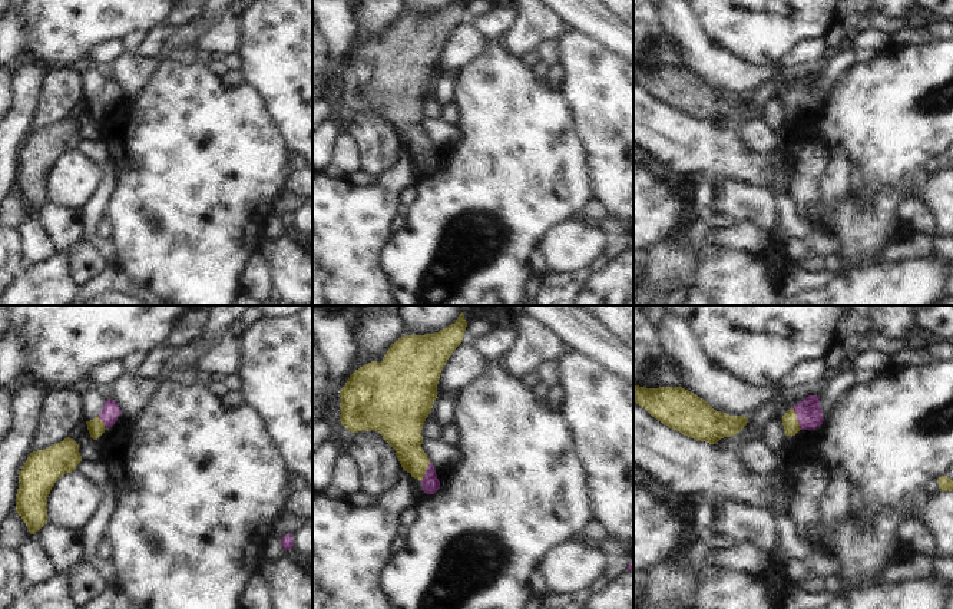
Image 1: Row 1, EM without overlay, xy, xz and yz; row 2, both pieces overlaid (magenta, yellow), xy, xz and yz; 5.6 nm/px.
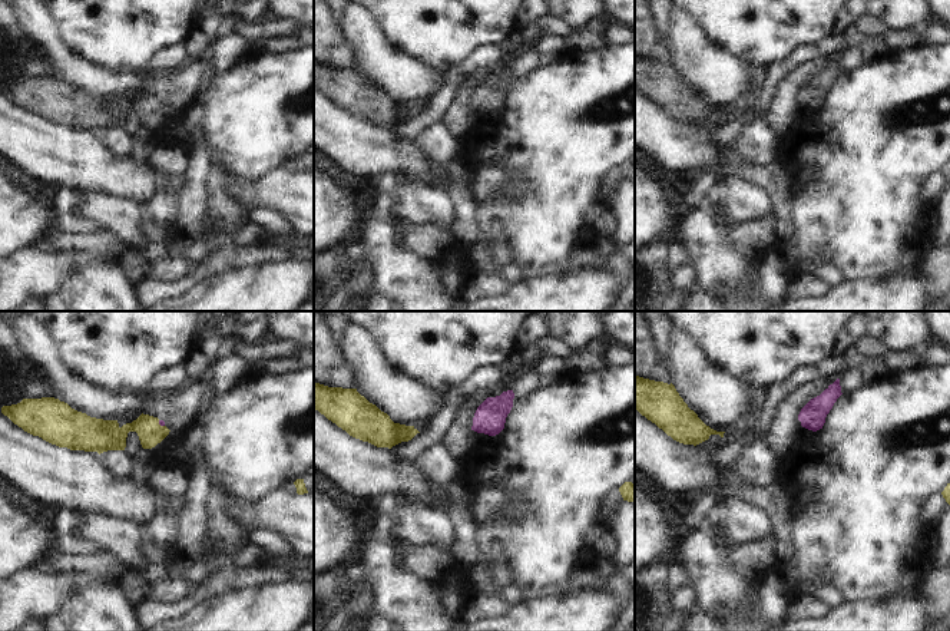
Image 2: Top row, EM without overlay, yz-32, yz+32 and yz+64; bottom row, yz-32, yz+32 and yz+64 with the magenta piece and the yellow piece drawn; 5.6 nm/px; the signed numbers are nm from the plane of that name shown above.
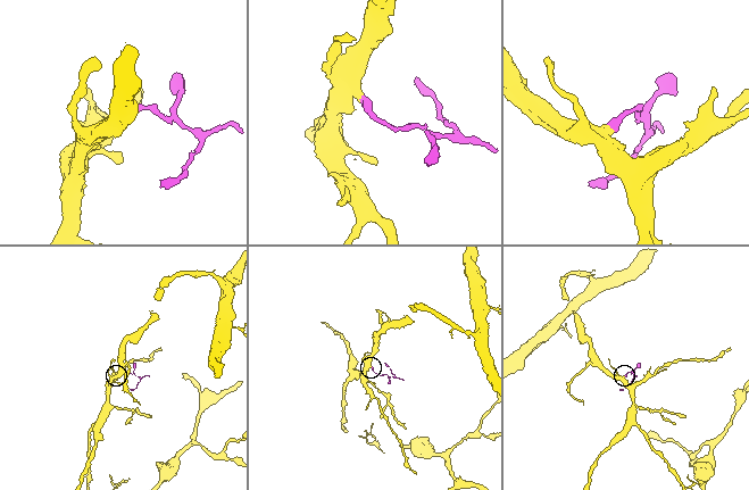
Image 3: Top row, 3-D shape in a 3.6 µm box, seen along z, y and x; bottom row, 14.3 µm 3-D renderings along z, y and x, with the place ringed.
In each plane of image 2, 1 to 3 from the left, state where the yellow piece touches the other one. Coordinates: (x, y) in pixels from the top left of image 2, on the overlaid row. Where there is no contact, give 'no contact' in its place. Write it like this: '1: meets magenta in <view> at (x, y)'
1: meets magenta in yz-32 at (161, 425)
2: no contact
3: no contact

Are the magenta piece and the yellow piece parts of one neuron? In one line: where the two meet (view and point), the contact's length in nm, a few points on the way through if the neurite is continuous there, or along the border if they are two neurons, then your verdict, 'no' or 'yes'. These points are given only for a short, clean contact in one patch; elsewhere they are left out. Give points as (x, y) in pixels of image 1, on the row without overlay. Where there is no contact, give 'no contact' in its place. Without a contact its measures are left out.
yz (797, 98) | 140 nm | across yz (808, 93), (797, 98), (791, 106) | yes

